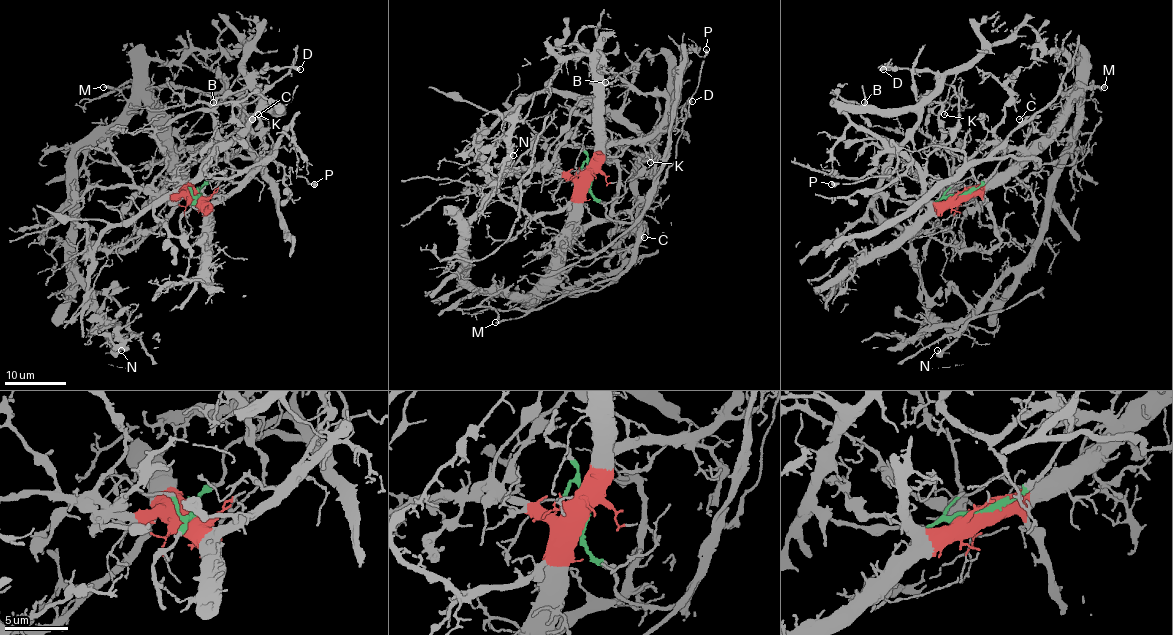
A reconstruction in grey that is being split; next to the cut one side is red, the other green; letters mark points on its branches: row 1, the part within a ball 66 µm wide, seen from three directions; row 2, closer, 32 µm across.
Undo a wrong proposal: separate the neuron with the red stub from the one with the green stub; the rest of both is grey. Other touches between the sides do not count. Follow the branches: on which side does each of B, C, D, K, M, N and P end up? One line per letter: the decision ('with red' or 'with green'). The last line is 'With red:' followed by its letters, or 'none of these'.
B: with red
C: with green
D: with red
K: with red
M: with green
N: with red
P: with green
With red: B, D, K, N

